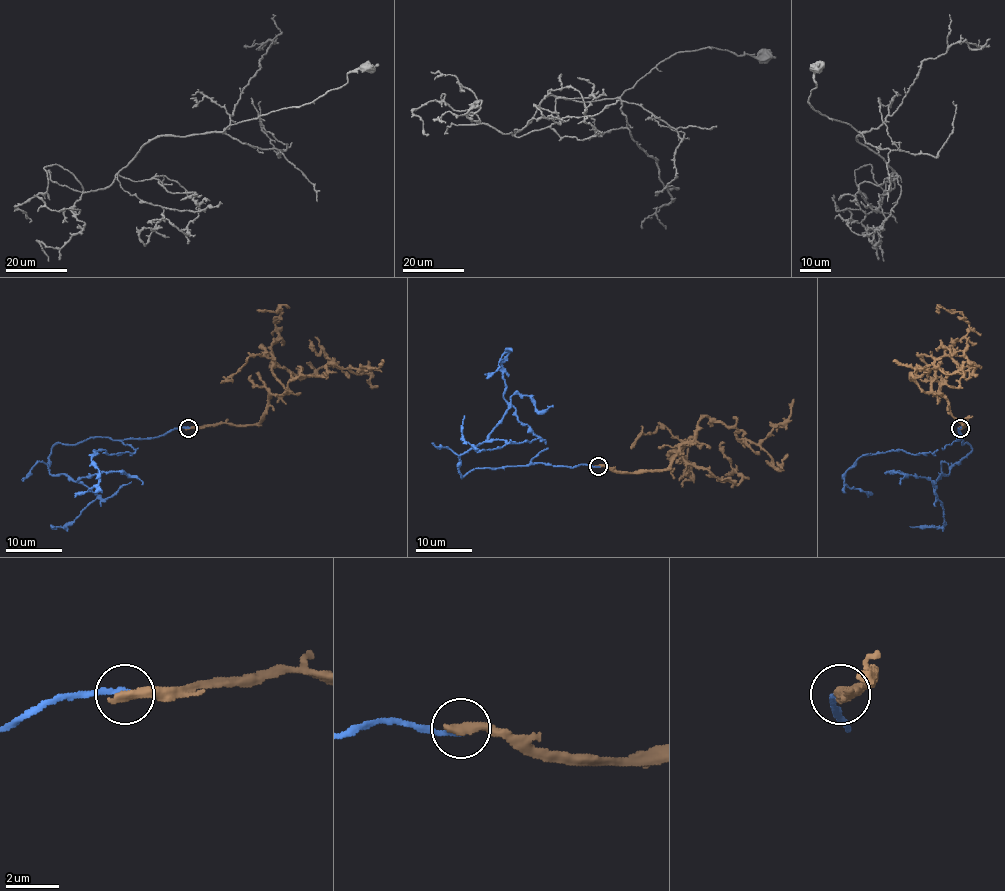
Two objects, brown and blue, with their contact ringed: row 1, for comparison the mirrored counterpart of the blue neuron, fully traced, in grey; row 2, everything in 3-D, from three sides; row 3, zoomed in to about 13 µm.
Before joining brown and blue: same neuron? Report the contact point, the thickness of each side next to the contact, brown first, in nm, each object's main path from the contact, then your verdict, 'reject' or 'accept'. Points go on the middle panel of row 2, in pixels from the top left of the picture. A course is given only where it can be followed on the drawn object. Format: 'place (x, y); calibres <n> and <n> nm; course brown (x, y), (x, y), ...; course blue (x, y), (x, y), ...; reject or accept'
place (598, 466); calibres 400 and 200 nm; course brown (599, 465), (628, 472), (666, 468), (695, 439), (689, 437), (682, 457), (738, 483), (724, 442); course blue (599, 467), (473, 468), (462, 478), (459, 456), (485, 440), (506, 443), (477, 450), (463, 437), (465, 415); reject

